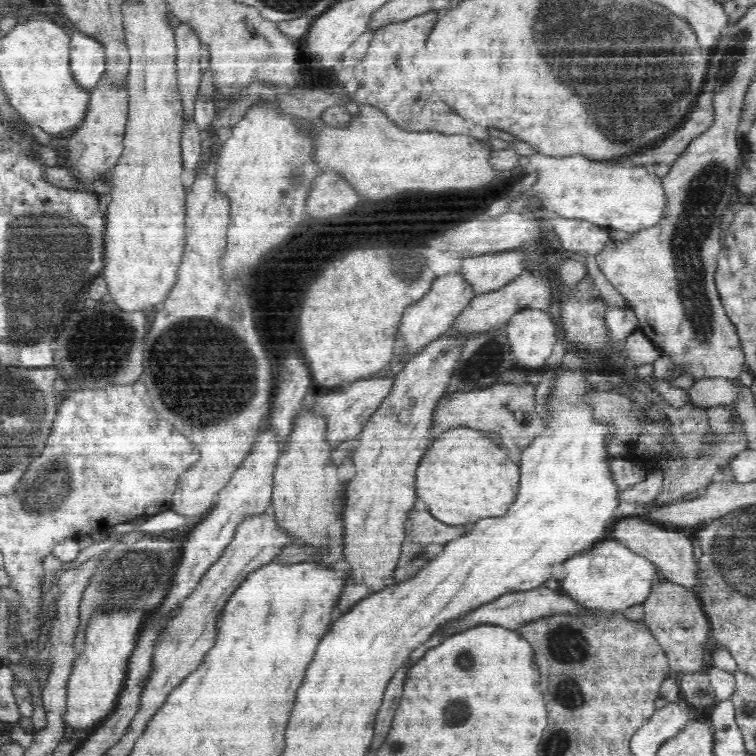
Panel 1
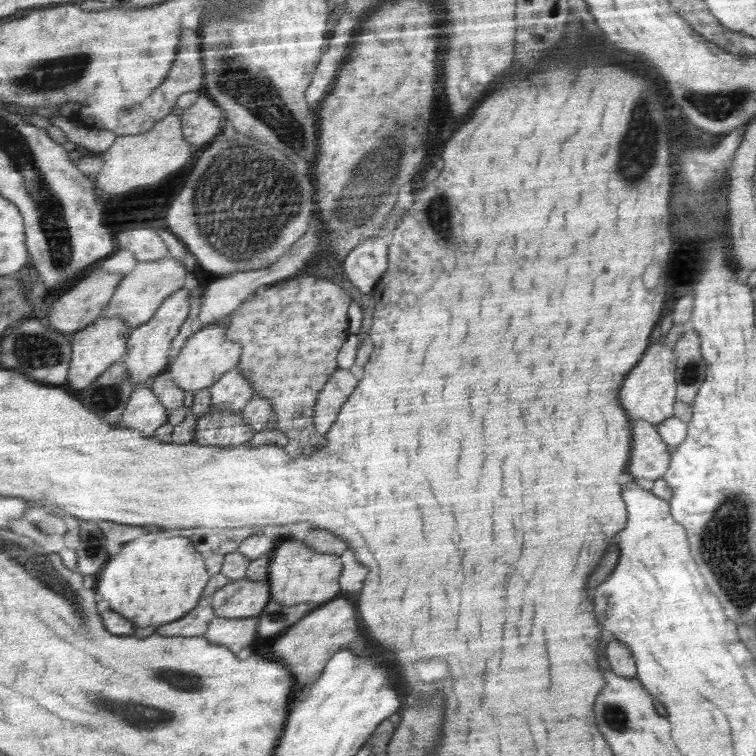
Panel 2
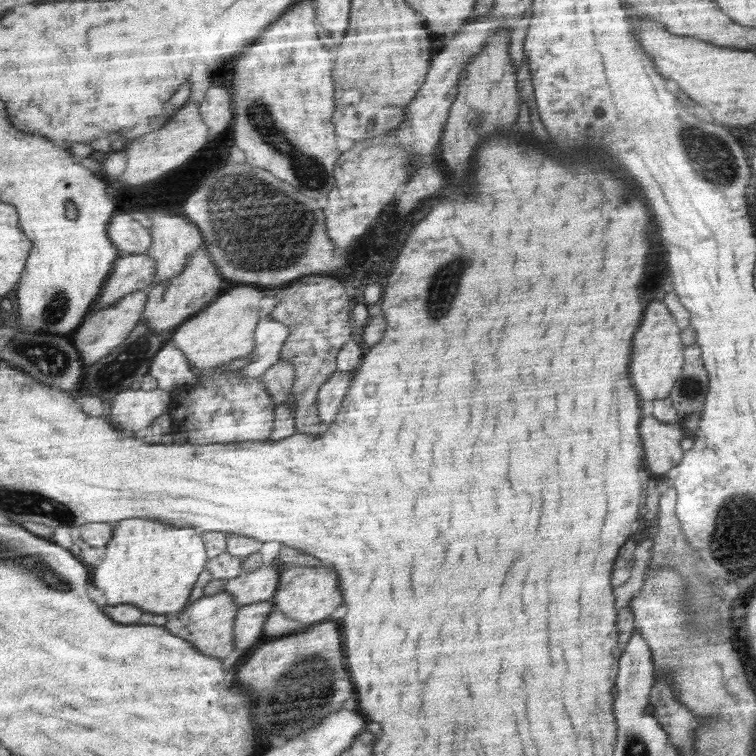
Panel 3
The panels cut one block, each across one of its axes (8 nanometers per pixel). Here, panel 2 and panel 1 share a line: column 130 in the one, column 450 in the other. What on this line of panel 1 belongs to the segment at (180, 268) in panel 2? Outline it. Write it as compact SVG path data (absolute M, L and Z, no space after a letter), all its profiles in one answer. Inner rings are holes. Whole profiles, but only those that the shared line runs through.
M460 269L436 277L427 294L422 299L407 306L404 314L402 314L398 336L404 336L408 352L414 355L419 354L424 347L438 339L444 332L448 332L448 328L452 328L452 324L456 322L456 316L468 306L475 296L474 289L462 277Z

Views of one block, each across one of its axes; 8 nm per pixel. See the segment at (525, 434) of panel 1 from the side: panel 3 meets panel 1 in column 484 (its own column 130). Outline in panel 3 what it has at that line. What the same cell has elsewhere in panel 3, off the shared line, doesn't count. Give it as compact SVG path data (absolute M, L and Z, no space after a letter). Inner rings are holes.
M128 389L112 399L110 412L105 417L116 427L125 430L143 430L154 418L164 415L170 404L170 391Z

